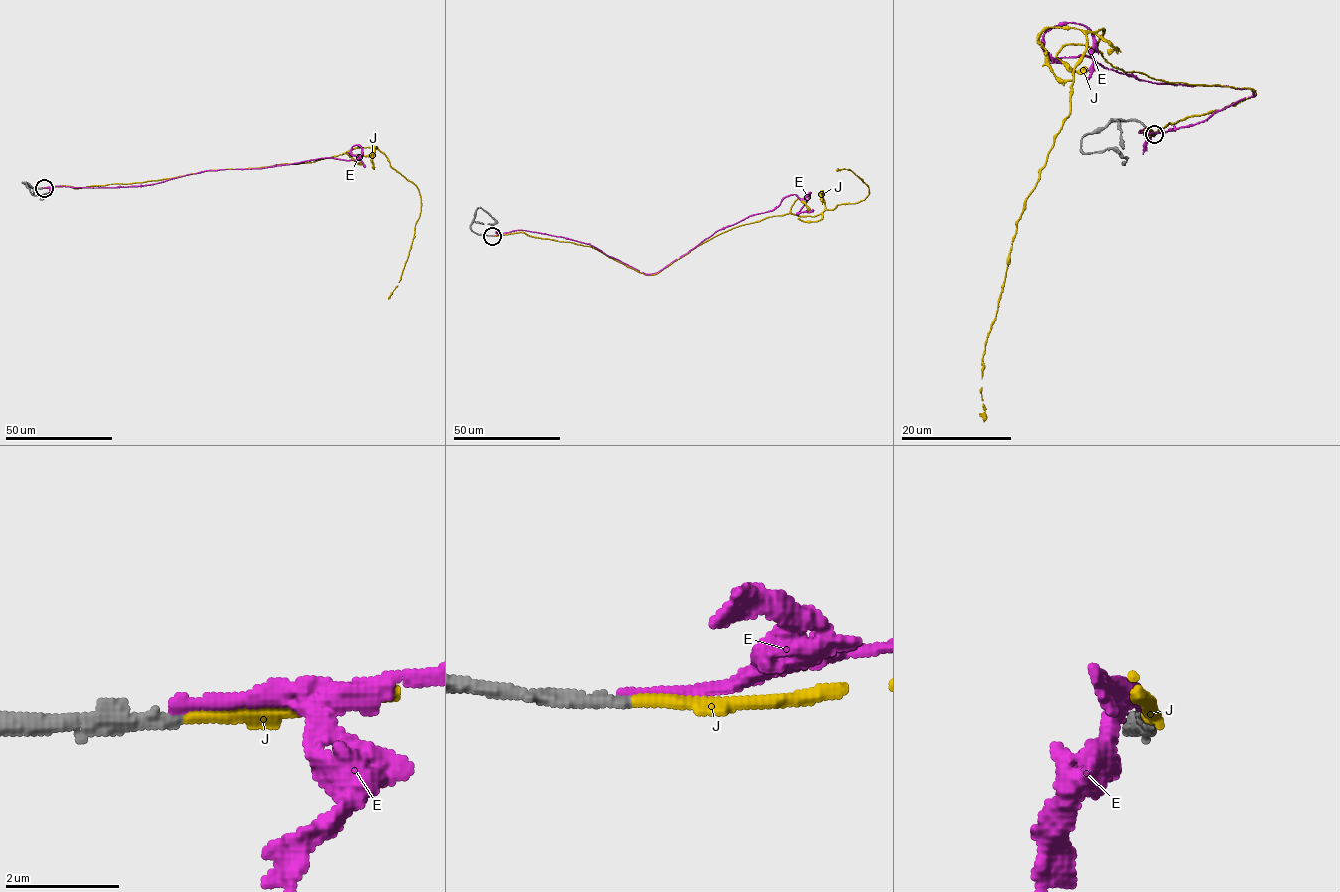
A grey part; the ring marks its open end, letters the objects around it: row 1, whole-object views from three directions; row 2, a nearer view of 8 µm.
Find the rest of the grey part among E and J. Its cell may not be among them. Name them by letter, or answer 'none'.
J

